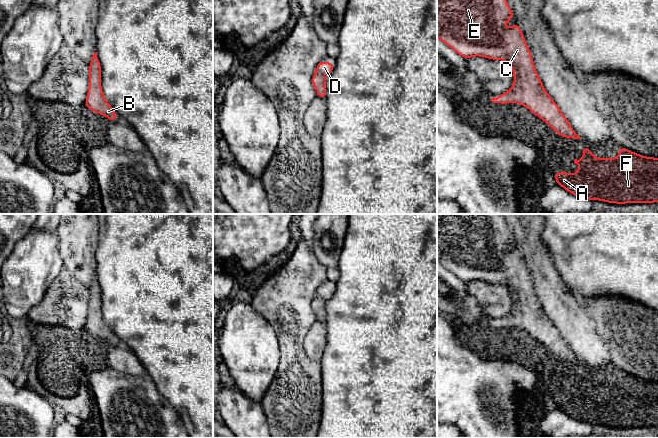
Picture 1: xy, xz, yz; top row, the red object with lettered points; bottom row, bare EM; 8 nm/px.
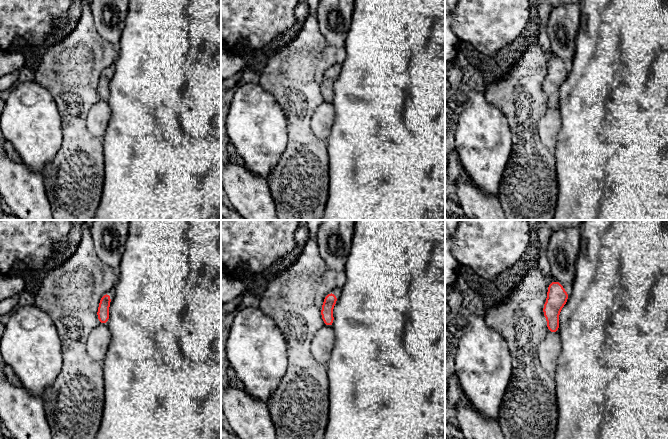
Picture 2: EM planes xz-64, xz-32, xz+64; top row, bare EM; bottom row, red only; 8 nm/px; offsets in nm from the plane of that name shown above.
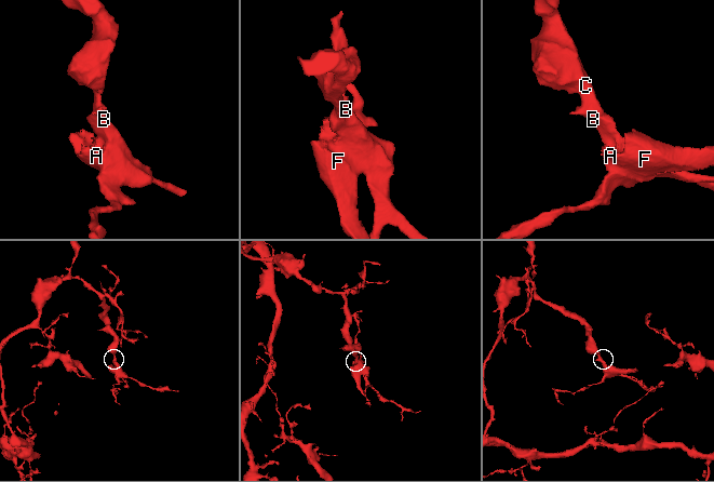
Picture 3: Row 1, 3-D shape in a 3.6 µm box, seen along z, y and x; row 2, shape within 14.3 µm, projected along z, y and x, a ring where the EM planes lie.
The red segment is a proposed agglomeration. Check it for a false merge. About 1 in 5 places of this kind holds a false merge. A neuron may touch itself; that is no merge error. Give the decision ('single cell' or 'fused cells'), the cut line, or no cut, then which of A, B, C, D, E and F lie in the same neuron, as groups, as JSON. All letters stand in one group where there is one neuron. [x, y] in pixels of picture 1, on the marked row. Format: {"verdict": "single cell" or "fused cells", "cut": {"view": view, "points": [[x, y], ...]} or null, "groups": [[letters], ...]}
{"verdict": "single cell", "cut": null, "groups": [["A", "B", "C", "D", "E", "F"]]}

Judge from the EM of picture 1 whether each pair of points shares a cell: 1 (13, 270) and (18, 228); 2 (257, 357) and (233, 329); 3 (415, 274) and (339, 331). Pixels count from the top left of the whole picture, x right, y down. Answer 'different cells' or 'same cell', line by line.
1: different cells
2: same cell
3: same cell

